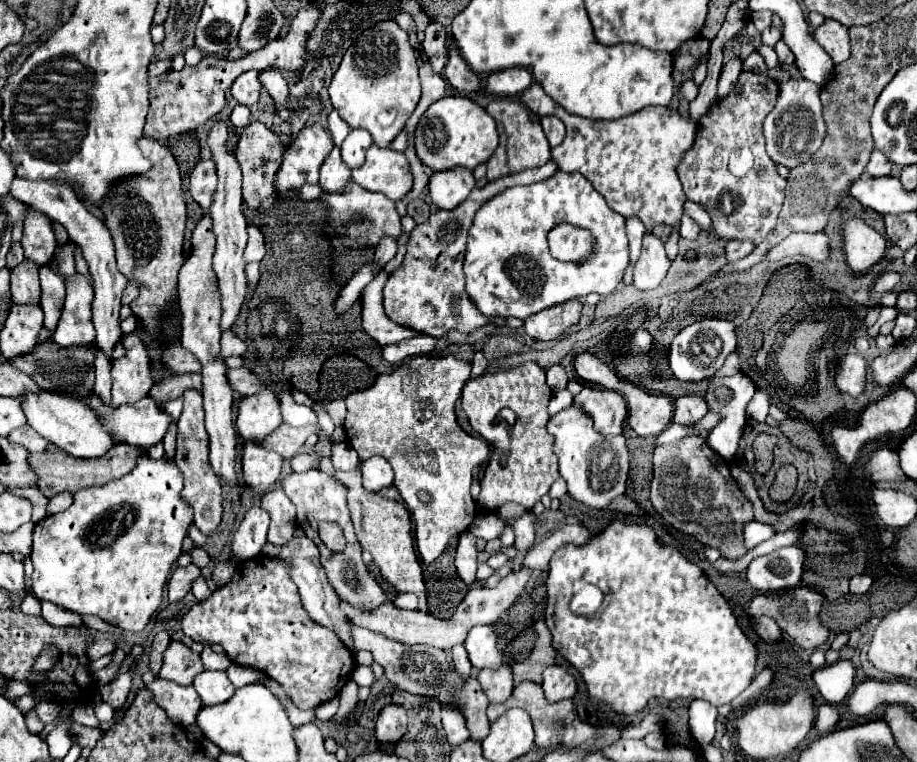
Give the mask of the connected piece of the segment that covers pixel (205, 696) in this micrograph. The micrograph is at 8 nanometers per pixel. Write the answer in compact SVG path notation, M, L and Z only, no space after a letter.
M202 671L192 685L204 705L220 705L228 701L236 691L224 671Z

